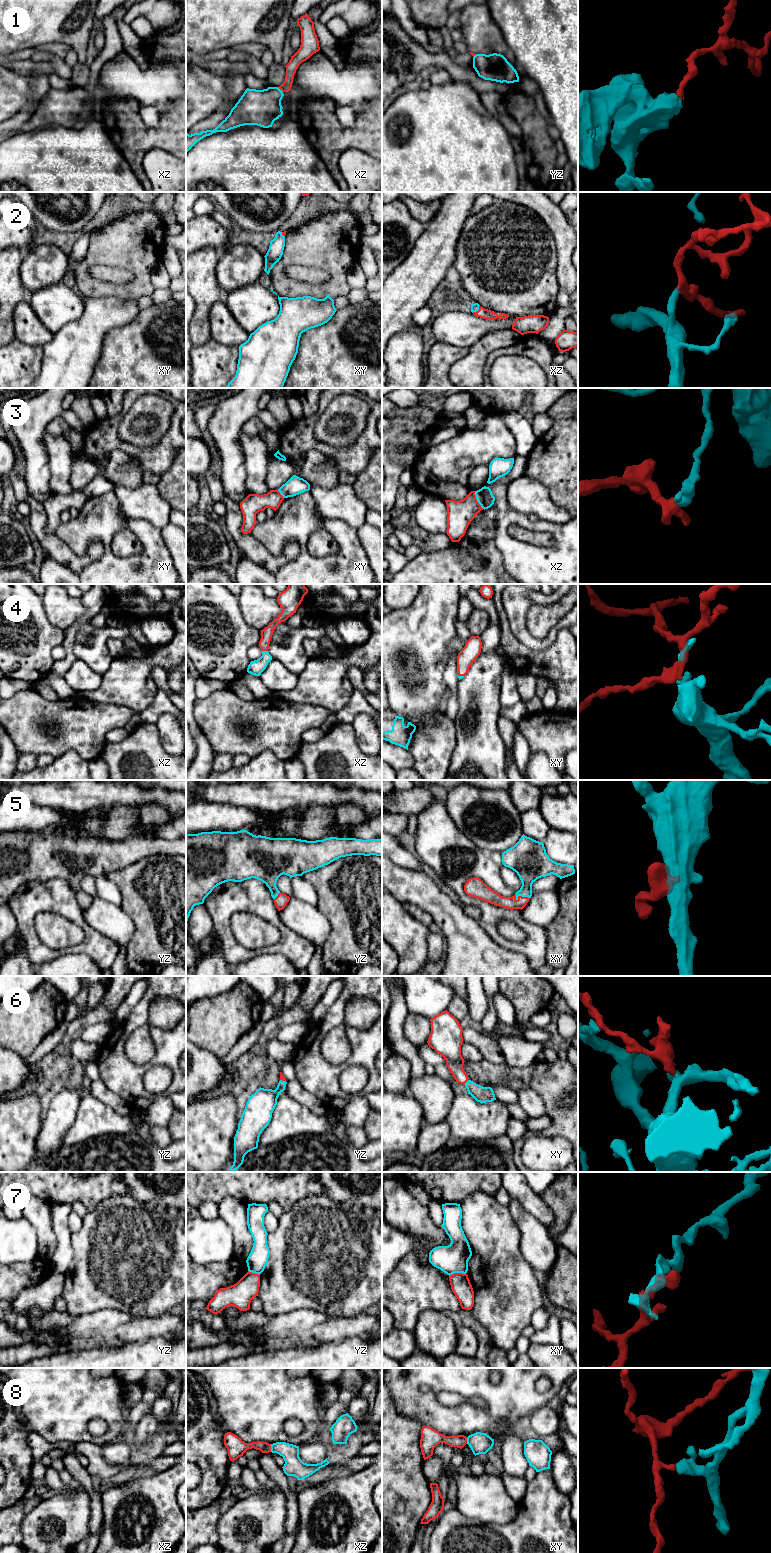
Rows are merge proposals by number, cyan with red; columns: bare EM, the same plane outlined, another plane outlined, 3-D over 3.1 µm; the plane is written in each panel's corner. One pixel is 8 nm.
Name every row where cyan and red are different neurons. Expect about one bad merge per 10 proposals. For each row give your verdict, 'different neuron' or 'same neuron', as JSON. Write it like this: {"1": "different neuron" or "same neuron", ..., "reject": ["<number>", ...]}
{"1": "different neuron", "2": "same neuron", "3": "different neuron", "4": "same neuron", "5": "same neuron", "6": "same neuron", "7": "different neuron", "8": "different neuron", "reject": ["1", "3", "7", "8"]}

